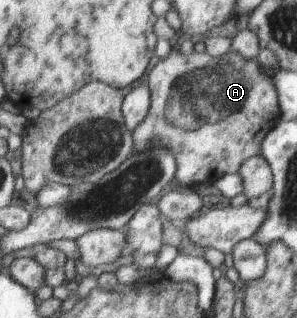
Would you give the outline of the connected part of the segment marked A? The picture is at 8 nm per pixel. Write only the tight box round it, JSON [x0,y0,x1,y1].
[132,50,281,187]

